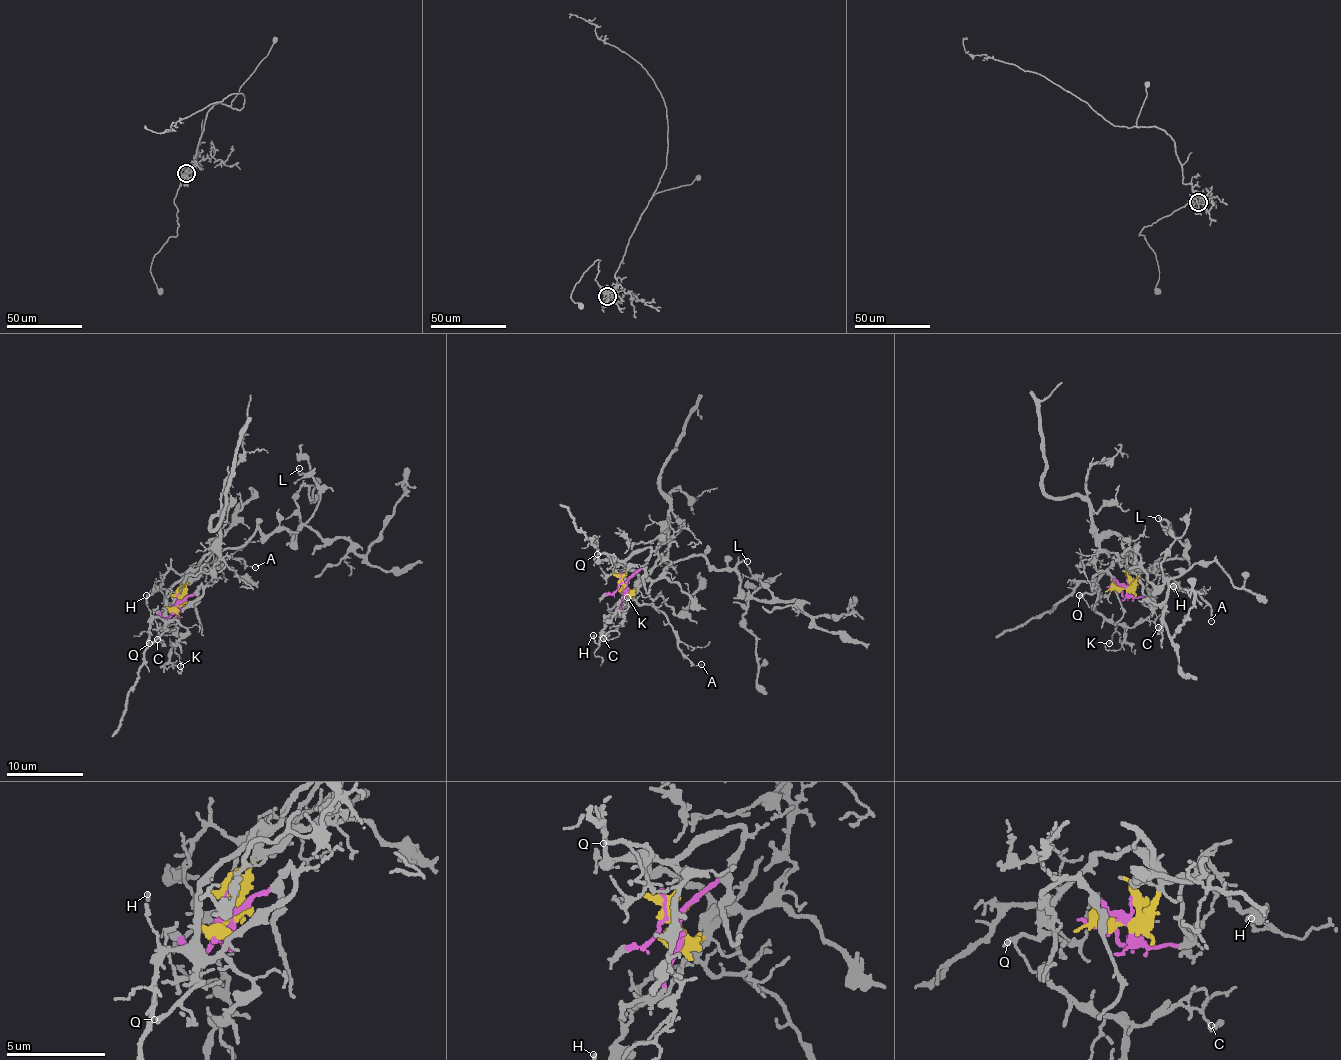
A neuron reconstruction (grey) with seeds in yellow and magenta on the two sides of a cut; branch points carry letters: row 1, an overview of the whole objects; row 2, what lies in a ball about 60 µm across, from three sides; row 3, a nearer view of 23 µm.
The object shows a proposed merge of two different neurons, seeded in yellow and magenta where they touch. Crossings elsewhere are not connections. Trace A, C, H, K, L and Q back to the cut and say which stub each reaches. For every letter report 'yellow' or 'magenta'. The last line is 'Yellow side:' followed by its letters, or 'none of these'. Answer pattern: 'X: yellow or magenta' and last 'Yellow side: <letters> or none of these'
A: yellow
C: magenta
H: yellow
K: magenta
L: magenta
Q: magenta
Yellow side: A, H

